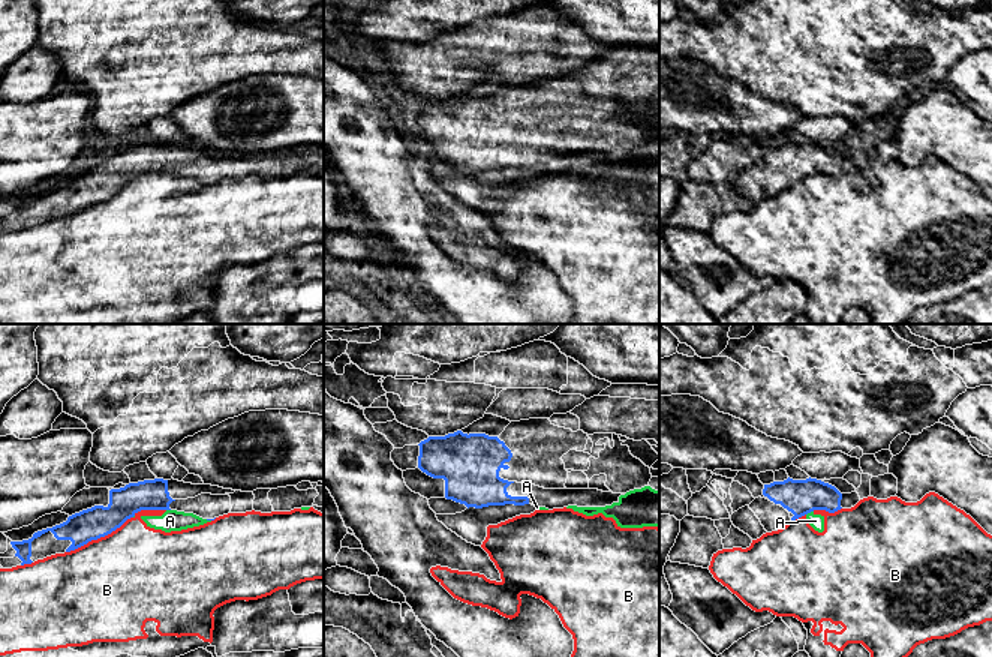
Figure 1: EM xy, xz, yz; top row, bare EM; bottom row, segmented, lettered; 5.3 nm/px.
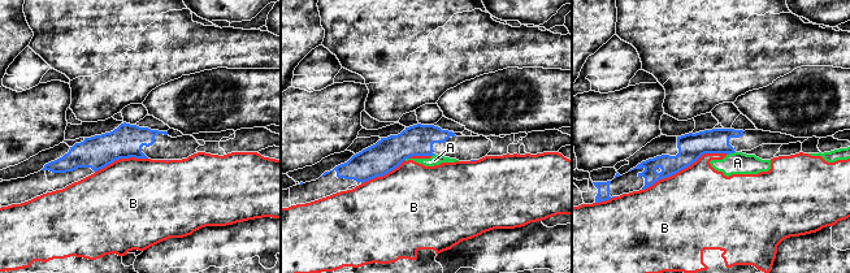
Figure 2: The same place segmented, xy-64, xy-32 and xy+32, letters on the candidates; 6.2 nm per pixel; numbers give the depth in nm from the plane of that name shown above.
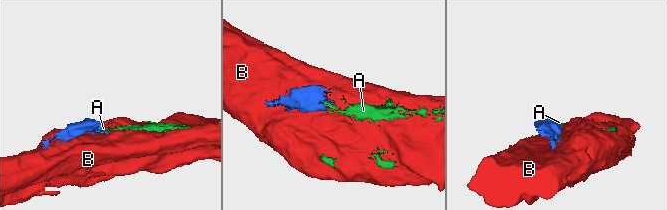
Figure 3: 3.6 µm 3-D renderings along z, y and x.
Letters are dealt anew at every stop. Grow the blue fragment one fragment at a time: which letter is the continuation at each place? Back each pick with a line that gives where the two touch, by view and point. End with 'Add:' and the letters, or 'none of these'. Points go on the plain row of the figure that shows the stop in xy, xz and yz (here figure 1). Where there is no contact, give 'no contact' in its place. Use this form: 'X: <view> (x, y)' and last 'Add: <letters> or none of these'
Add: none of these

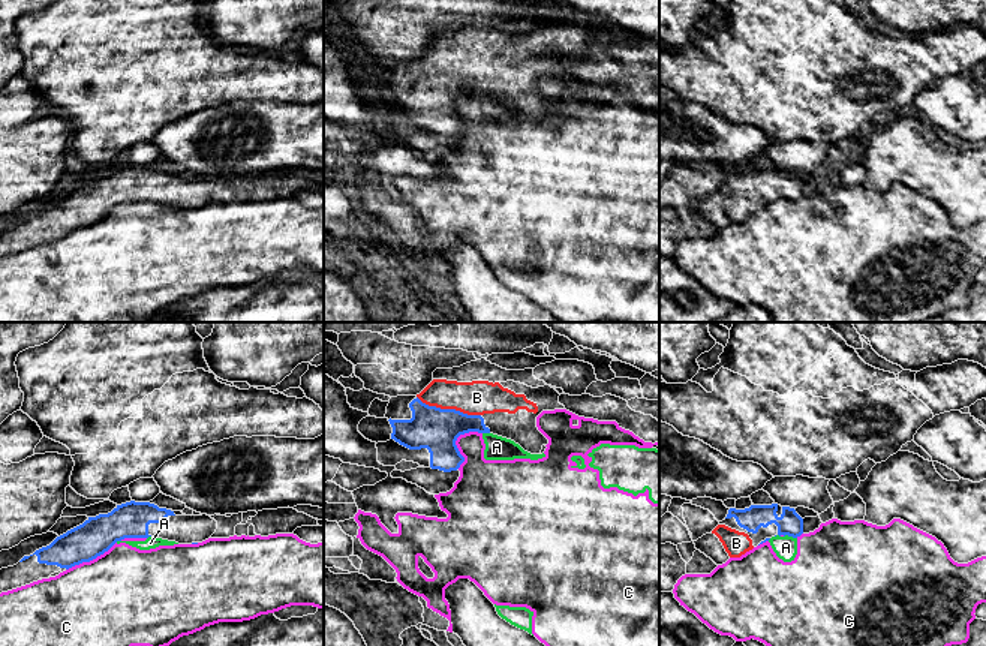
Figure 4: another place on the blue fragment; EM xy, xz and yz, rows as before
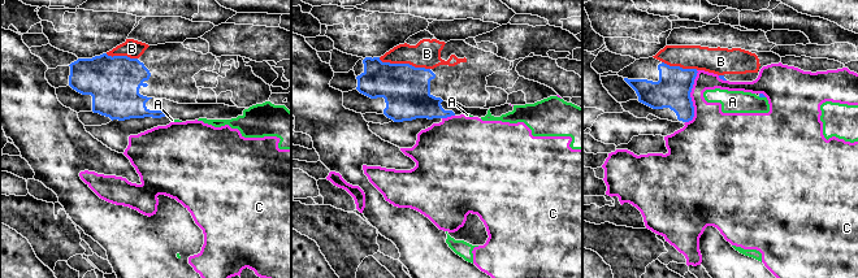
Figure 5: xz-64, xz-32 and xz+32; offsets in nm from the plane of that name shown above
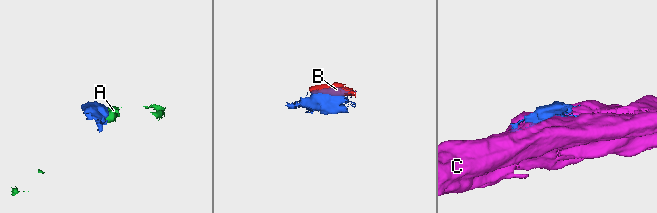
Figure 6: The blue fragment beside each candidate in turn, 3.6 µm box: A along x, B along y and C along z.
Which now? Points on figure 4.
B: xz (448, 74)
Add: B

